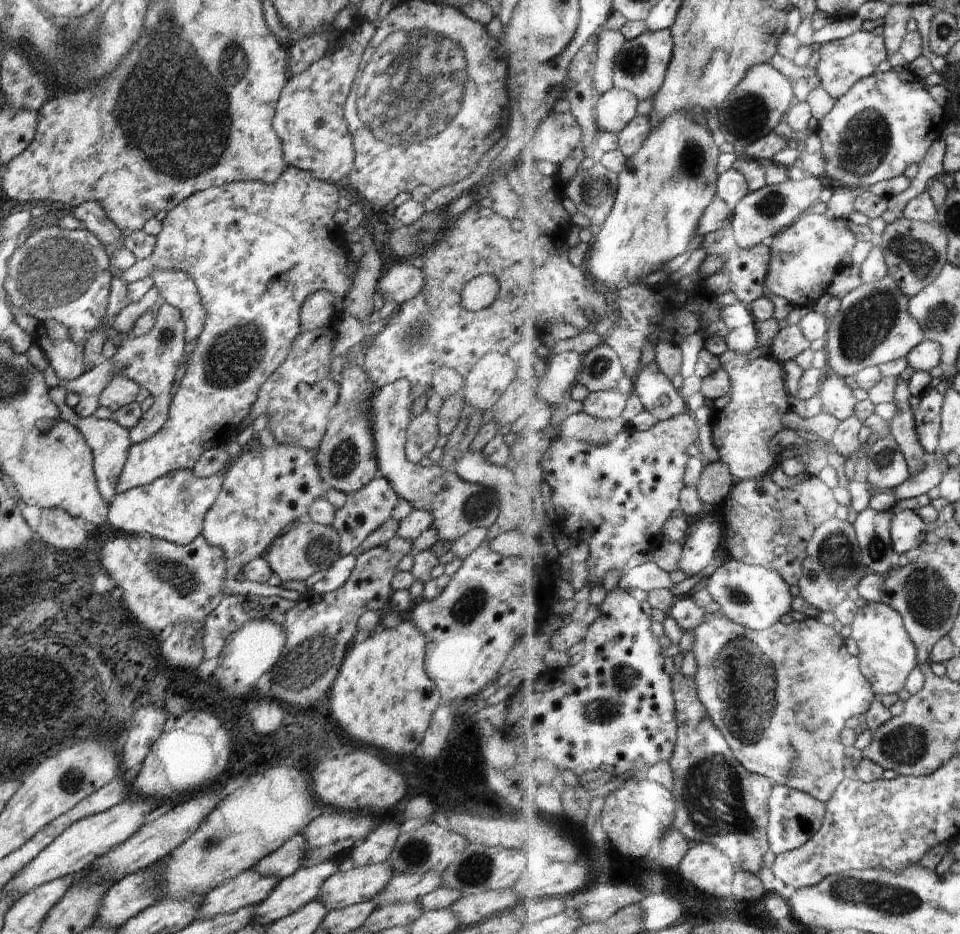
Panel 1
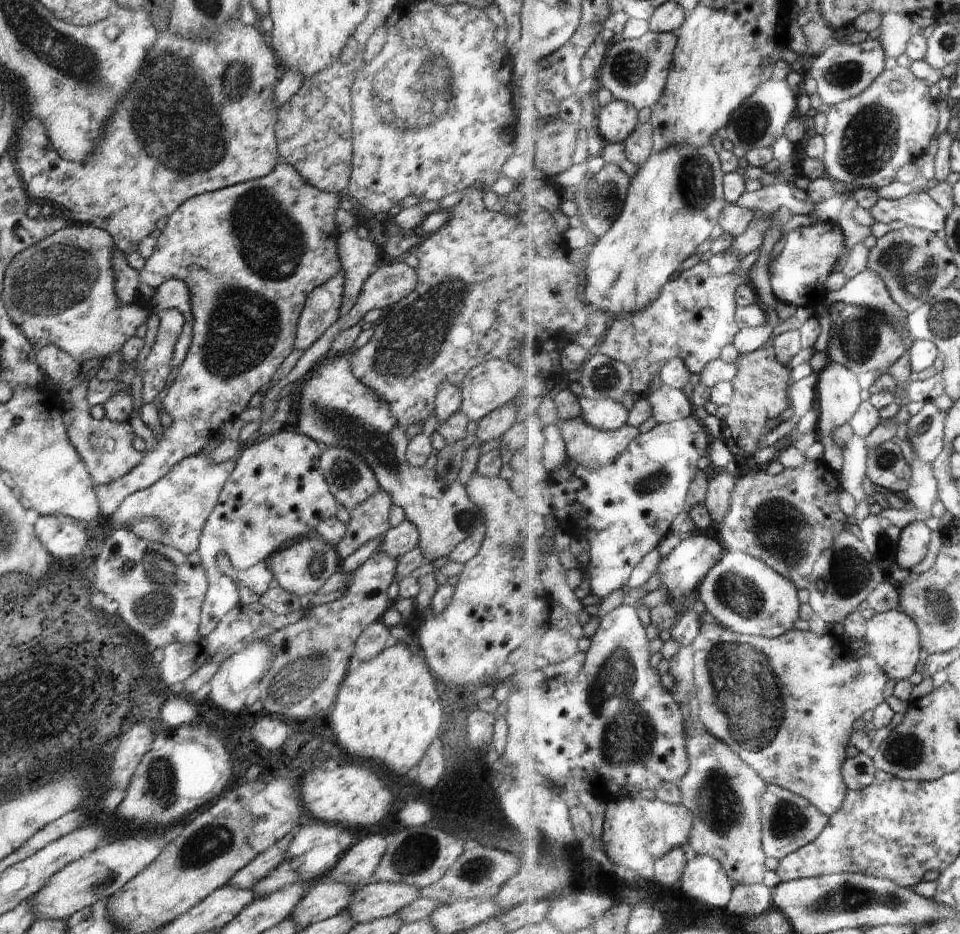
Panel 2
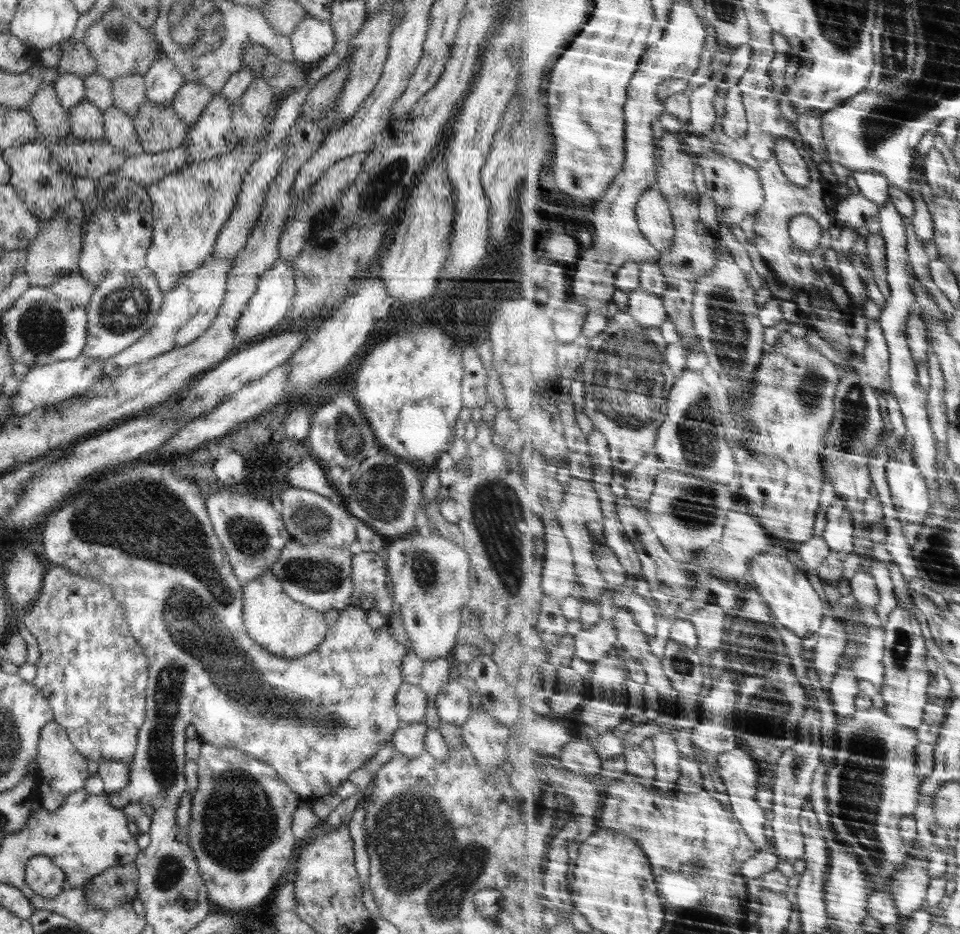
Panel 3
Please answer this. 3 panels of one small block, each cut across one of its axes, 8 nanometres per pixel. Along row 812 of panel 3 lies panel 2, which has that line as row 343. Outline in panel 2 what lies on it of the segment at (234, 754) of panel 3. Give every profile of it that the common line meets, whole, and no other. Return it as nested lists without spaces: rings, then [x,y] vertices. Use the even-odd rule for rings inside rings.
[[[284,161],[278,162],[272,169],[270,174],[262,178],[254,179],[253,181],[238,183],[237,185],[226,187],[225,189],[217,190],[216,192],[206,193],[189,198],[183,202],[168,218],[166,226],[161,232],[161,236],[157,238],[157,245],[152,253],[152,256],[145,260],[144,268],[139,272],[139,280],[144,284],[156,290],[163,282],[174,277],[180,279],[188,288],[191,298],[191,313],[193,316],[193,335],[191,345],[186,355],[185,361],[179,366],[178,374],[176,374],[174,383],[171,384],[164,394],[161,395],[158,403],[145,402],[140,407],[139,416],[144,424],[152,430],[158,445],[152,451],[145,452],[143,461],[135,466],[126,476],[115,480],[107,485],[96,485],[95,493],[98,497],[99,512],[107,518],[118,510],[118,507],[131,494],[139,490],[152,486],[166,474],[170,472],[180,461],[186,457],[191,457],[200,454],[204,448],[204,444],[208,440],[214,440],[214,436],[220,434],[220,428],[225,422],[237,420],[238,415],[246,410],[250,398],[258,391],[262,391],[262,387],[272,380],[272,376],[280,365],[293,350],[295,343],[295,336],[297,333],[297,326],[299,323],[299,316],[304,308],[308,295],[321,284],[324,284],[329,278],[342,269],[338,254],[338,235],[339,228],[334,223],[336,210],[339,209],[340,201],[337,194],[327,193],[326,191],[318,190],[311,186],[306,179],[290,164]],[[159,406],[164,409],[172,418],[172,425],[163,428],[160,425],[158,418]]]

